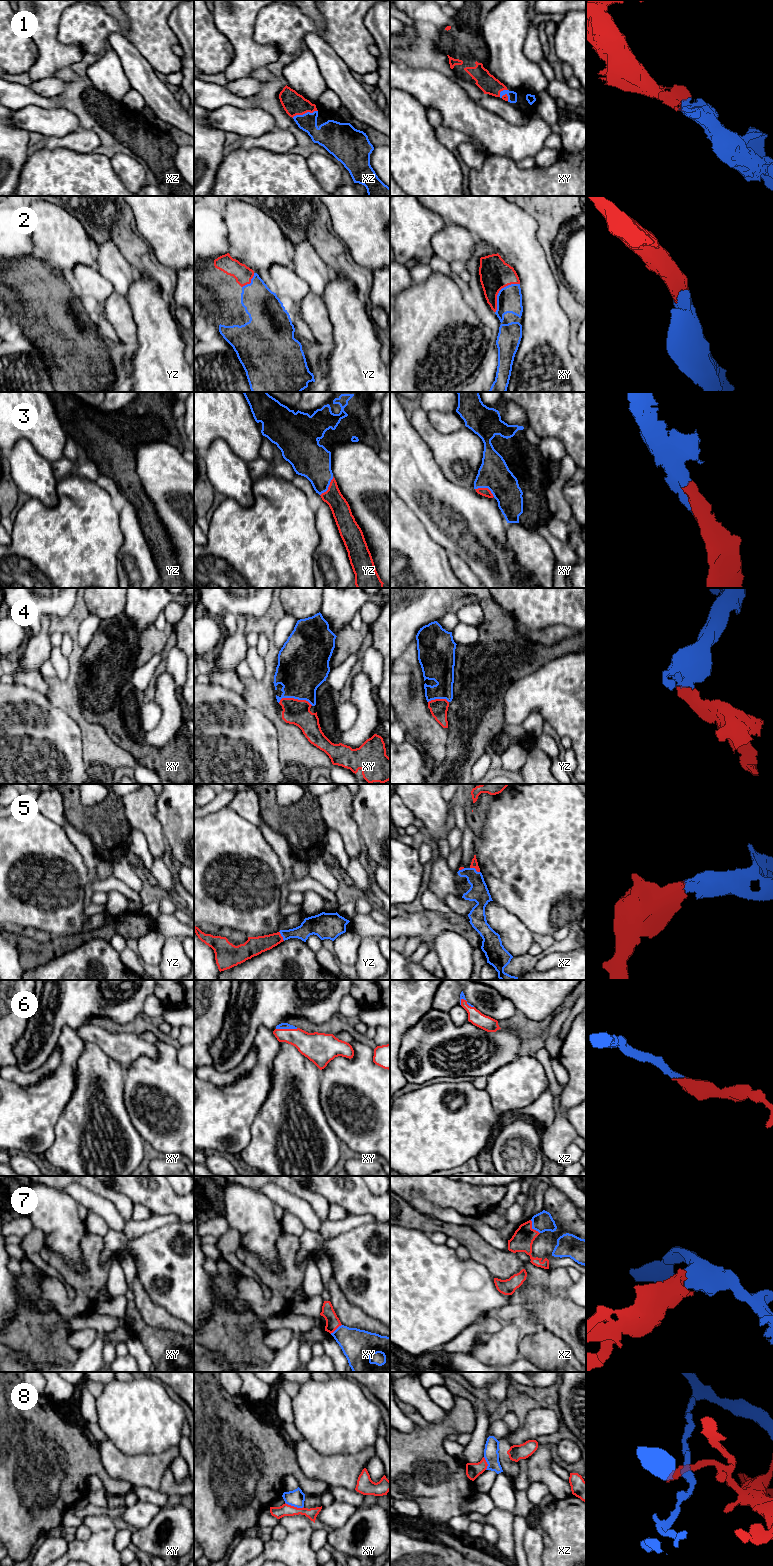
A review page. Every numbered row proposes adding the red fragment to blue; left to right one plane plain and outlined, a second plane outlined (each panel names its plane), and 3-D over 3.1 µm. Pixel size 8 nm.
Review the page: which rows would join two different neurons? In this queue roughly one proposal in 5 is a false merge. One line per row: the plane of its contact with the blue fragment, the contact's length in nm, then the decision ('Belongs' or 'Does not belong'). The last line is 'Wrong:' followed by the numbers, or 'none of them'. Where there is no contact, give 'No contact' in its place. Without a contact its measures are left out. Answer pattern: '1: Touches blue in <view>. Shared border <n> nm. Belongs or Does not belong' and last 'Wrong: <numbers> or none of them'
1: Touches blue in xz. Shared border 220 nm. Belongs
2: Touches blue in xy. Shared border 300 nm. Belongs
3: Touches blue in xy. Shared border 170 nm. Belongs
4: Touches blue in xy. Shared border 280 nm. Belongs
5: Touches blue in xz. Shared border 90 nm. Belongs
6: Touches blue in xy. Shared border 180 nm. Belongs
7: Touches blue in xz. Shared border 130 nm. Belongs
8: Touches blue in xy. Shared border 160 nm. Does not belong
Wrong: 8

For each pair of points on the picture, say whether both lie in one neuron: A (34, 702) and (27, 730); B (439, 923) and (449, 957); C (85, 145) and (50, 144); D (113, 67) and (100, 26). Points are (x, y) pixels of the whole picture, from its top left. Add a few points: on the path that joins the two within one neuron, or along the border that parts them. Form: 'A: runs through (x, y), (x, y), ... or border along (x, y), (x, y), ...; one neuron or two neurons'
A: runs through (27, 709), (27, 723); one neuron
B: border along (465, 938), (442, 931), (435, 938), (433, 949); two neurons
C: runs through (76, 143), (59, 143); one neuron
D: border along (107, 47), (103, 52); two neurons

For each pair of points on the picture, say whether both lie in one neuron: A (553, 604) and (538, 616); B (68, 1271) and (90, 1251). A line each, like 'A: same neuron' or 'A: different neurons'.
A: same neuron
B: same neuron

